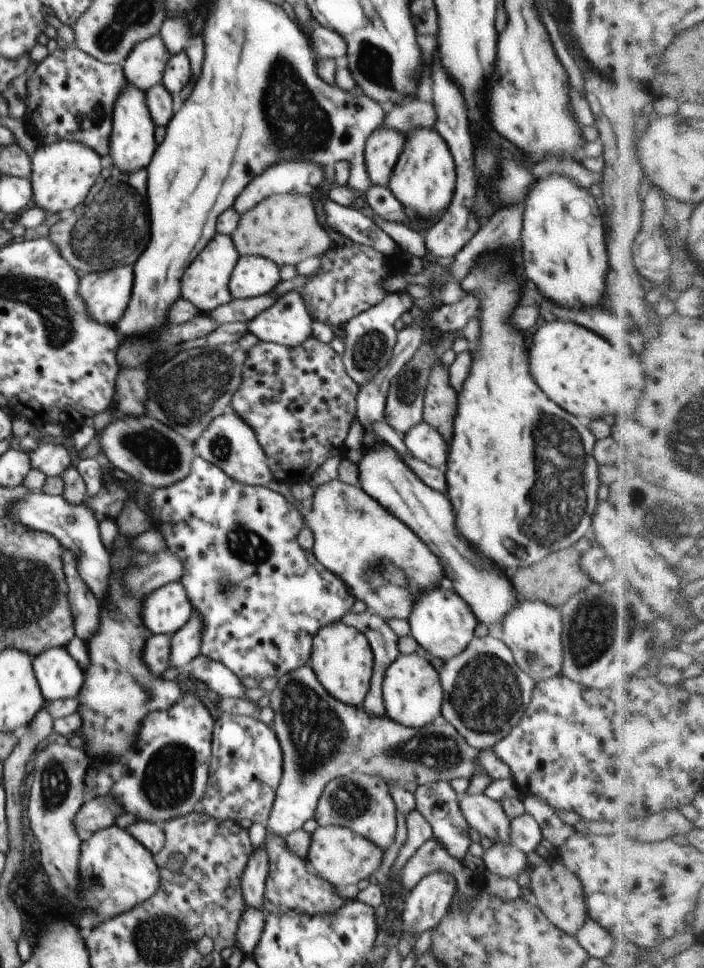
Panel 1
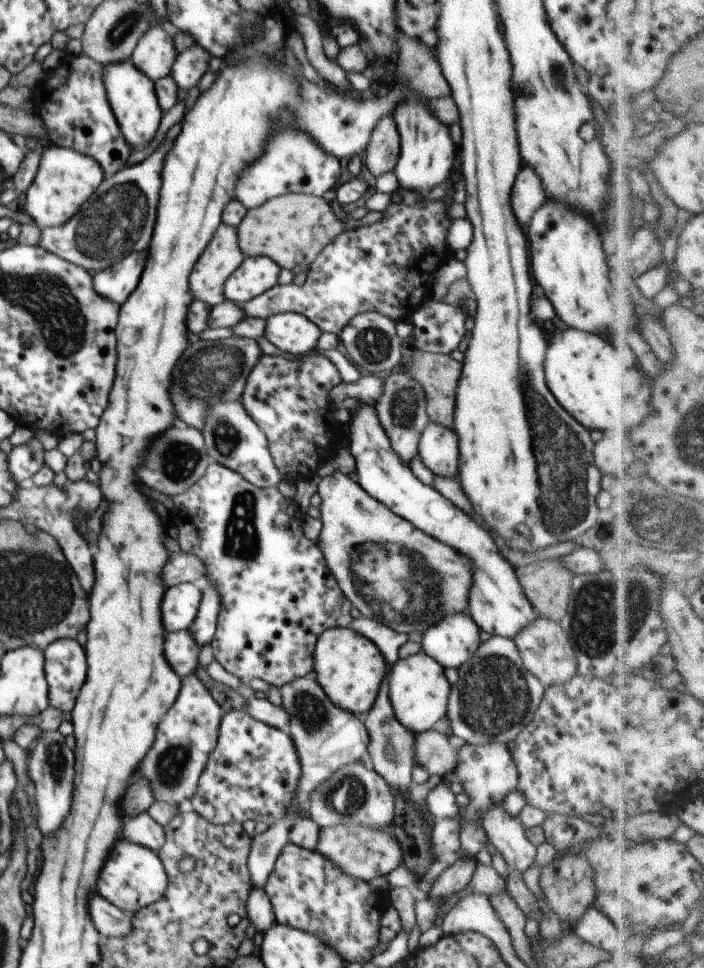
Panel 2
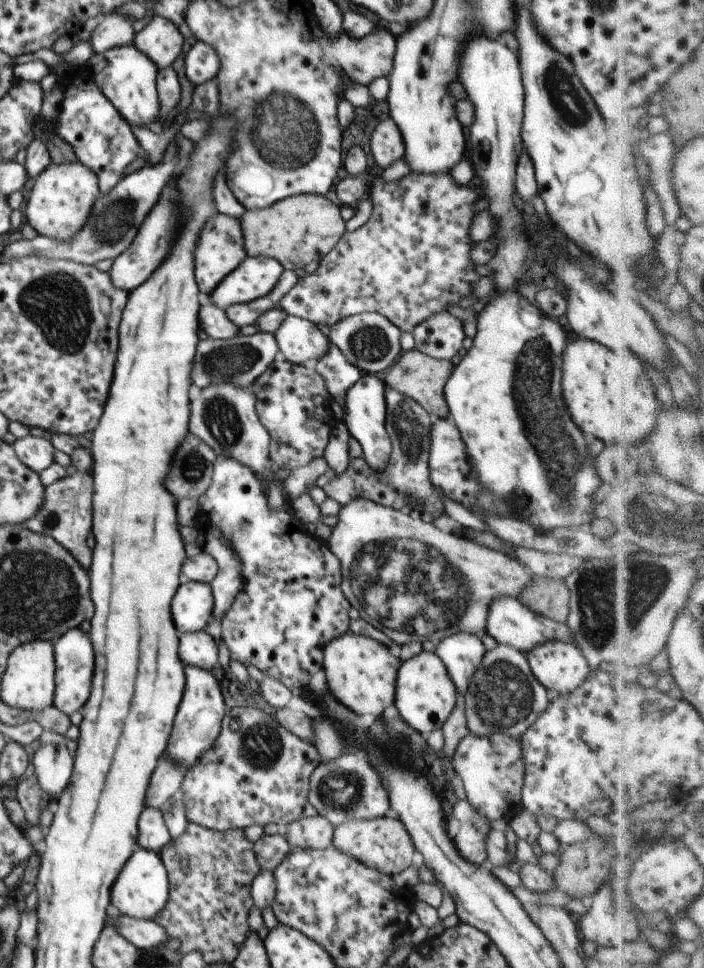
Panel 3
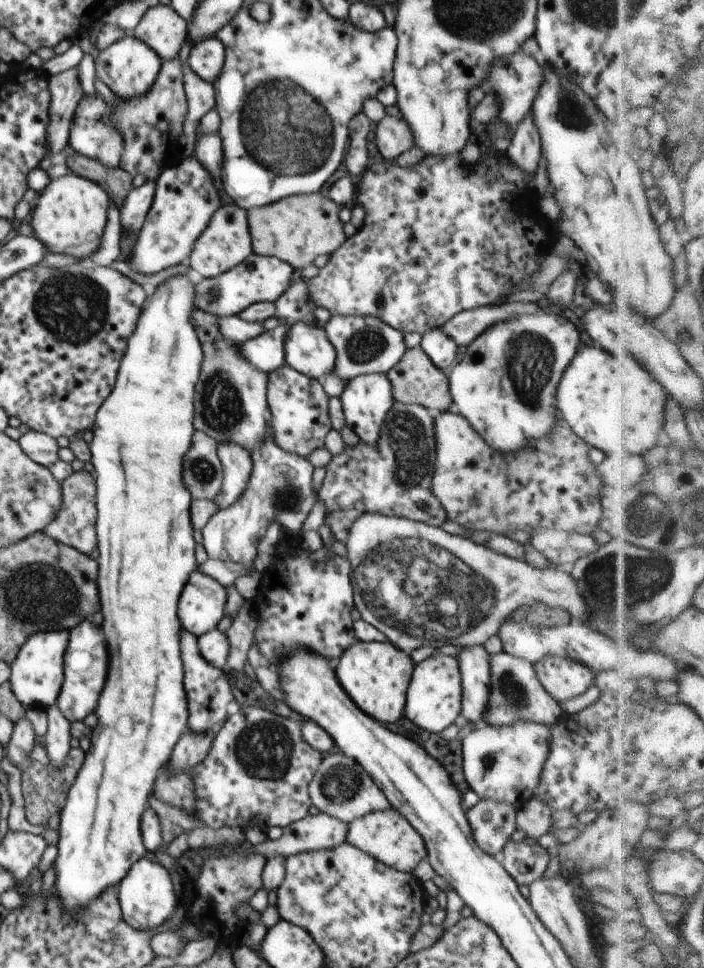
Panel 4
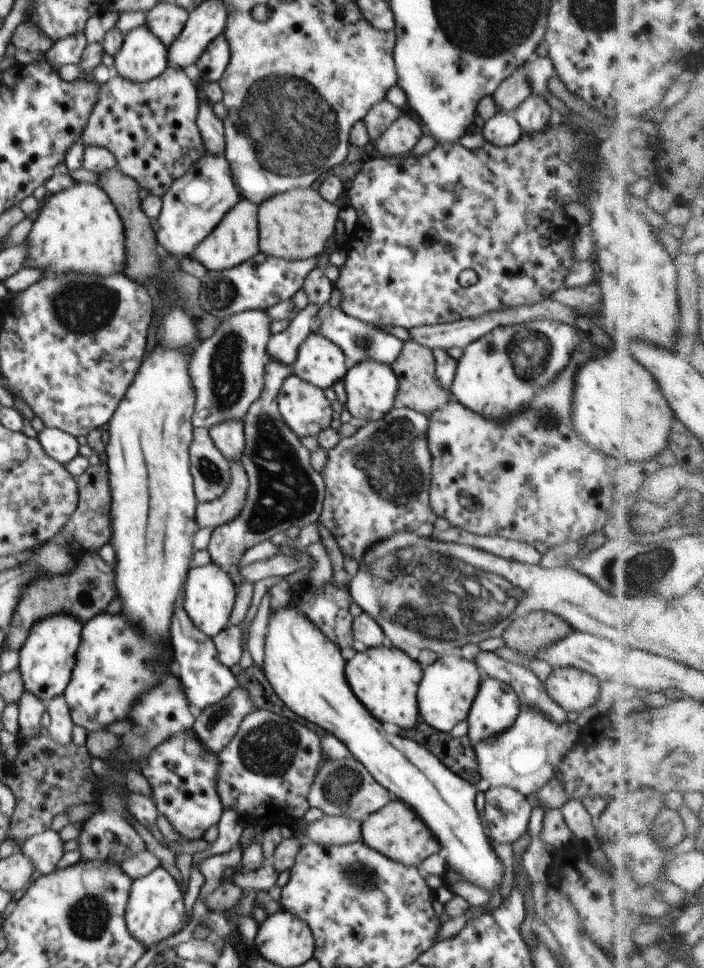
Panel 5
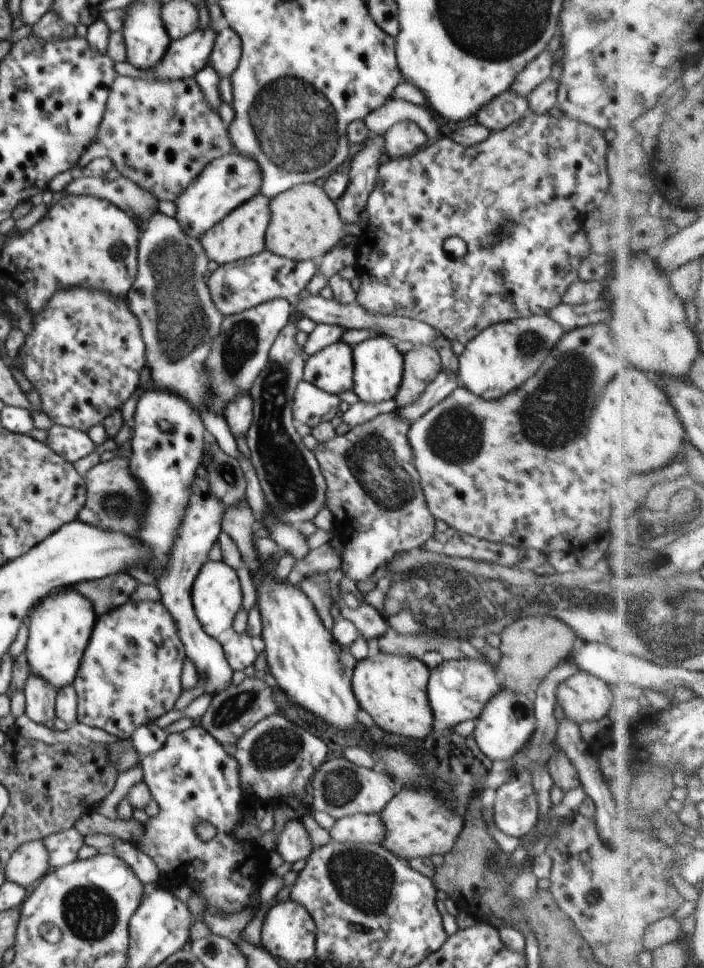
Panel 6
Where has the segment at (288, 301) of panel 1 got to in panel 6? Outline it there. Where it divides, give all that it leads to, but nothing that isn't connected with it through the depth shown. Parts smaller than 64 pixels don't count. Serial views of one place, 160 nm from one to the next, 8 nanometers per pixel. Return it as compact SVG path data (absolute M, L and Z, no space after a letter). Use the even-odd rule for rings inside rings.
M343 341L326 346L305 360L303 380L335 396L352 390L353 375L353 348Z

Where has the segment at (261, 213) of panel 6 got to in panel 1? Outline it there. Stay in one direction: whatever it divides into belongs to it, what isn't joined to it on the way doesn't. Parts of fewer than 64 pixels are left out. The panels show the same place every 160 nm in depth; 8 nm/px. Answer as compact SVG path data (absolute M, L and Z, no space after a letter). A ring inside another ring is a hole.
M217 232L206 248L185 268L181 278L181 298L192 302L202 314L228 304L232 300L229 291L230 275L240 257L231 235Z

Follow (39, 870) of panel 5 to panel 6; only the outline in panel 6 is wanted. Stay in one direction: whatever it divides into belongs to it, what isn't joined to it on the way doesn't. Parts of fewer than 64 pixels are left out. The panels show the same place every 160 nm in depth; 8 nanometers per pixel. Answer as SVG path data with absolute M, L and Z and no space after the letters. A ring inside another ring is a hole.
M75 826L51 834L42 840L49 852L51 870L70 864L78 859L78 850L84 844L82 833L78 832Z

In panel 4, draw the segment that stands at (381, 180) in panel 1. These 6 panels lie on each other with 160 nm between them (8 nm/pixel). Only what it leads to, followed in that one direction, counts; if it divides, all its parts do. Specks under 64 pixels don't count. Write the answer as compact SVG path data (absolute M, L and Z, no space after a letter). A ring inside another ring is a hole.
M386 116L378 122L376 145L384 161L396 161L414 147L414 138L408 124L402 118Z

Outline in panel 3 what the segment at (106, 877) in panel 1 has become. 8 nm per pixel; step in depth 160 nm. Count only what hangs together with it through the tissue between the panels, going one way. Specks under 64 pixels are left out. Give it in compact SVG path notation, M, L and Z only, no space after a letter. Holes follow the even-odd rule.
M137 846L110 888L111 908L131 918L154 920L154 916L157 916L168 903L169 893L167 870L159 854Z

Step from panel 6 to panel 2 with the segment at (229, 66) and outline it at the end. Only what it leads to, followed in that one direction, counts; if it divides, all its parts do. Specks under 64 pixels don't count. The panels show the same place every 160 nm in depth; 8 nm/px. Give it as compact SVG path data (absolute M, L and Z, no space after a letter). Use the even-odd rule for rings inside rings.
M197 44L177 54L170 74L180 91L187 92L199 84L202 76L208 72L211 57L204 48Z

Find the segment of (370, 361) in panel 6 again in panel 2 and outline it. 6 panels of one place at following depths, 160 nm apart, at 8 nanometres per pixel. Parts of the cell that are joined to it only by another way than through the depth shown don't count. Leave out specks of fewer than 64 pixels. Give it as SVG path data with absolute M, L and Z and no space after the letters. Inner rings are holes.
M362 404L350 417L352 427L350 452L356 462L355 472L358 484L380 504L384 504L392 513L410 522L414 528L428 532L432 538L440 540L446 546L456 548L460 554L468 556L472 562L472 586L468 594L467 613L476 622L481 631L491 636L514 638L530 622L540 616L526 599L514 568L503 558L499 544L484 526L477 524L473 518L462 512L456 504L444 498L438 490L422 483L400 460L396 450L378 420L374 406Z

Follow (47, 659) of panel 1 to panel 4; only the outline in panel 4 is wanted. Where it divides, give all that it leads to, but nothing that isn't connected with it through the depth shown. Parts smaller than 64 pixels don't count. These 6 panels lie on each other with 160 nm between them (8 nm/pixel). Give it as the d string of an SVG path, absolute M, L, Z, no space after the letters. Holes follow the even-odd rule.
M84 620L70 630L63 666L64 681L56 702L58 710L69 722L83 721L88 714L96 710L98 698L104 690L106 676L108 676L108 648L100 626L90 624L90 620Z

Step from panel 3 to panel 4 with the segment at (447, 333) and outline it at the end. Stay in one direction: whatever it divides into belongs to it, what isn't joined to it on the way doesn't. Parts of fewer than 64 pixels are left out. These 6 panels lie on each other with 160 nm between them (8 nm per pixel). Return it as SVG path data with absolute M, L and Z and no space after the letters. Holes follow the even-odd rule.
M432 328L422 334L420 348L426 352L433 364L440 369L456 364L458 344L442 333L441 328Z

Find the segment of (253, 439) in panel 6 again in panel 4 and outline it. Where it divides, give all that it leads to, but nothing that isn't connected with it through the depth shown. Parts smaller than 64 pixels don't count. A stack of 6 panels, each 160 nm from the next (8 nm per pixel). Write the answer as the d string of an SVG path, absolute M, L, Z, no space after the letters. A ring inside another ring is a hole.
M270 423L266 426L266 438L262 442L262 448L250 454L252 474L246 490L242 492L242 498L229 508L217 511L202 528L202 545L209 558L244 564L252 570L250 574L244 574L232 582L232 586L245 600L252 599L252 596L258 594L262 574L255 570L254 562L258 554L258 546L266 535L268 526L276 522L288 532L297 533L302 529L314 504L317 504L318 497L316 490L312 488L314 466L307 458L292 452L284 452L278 444L274 444Z

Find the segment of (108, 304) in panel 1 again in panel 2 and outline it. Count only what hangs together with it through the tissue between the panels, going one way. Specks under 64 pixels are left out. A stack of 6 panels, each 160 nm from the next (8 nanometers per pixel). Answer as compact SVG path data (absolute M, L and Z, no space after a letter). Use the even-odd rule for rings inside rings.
M134 252L118 264L99 271L92 278L94 292L114 304L124 304L140 282L146 258L148 252Z

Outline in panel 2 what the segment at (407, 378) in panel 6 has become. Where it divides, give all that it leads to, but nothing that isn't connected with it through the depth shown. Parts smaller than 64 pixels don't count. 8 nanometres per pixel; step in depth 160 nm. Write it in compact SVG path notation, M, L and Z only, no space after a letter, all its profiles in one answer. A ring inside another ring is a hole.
M414 348L410 354L410 360L406 366L400 366L402 372L410 372L410 376L420 382L424 388L427 404L427 414L431 423L440 424L445 428L454 428L454 410L456 402L456 388L462 373L461 362L457 362L452 356L420 351Z

